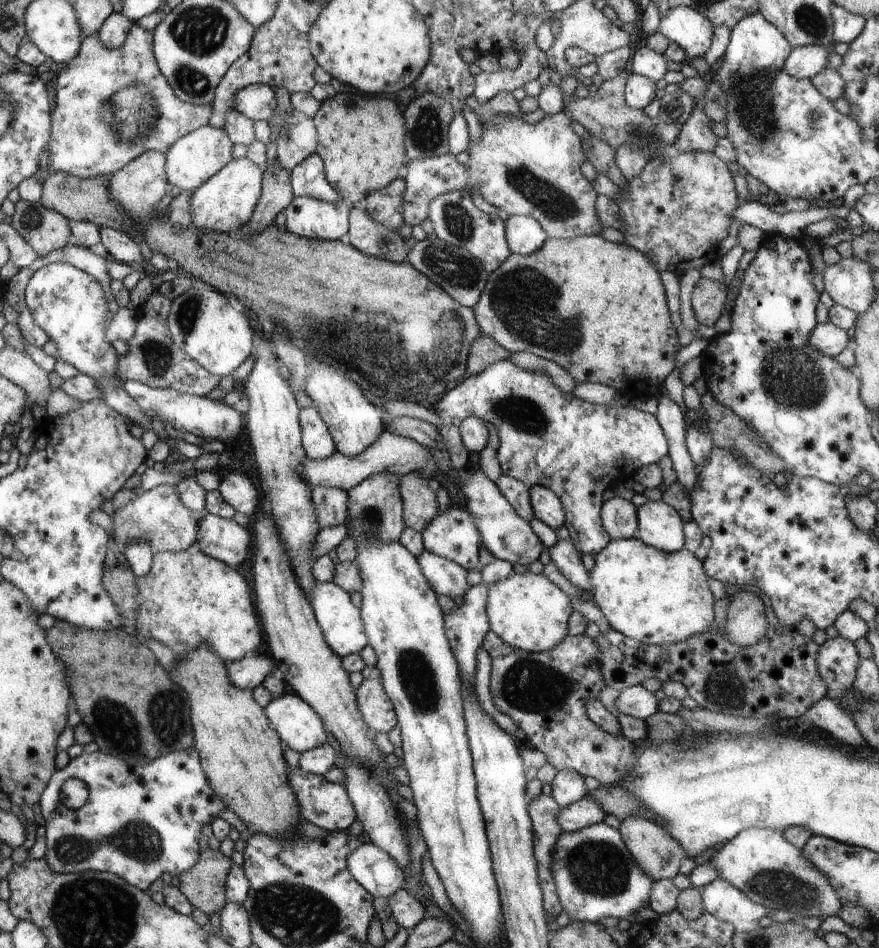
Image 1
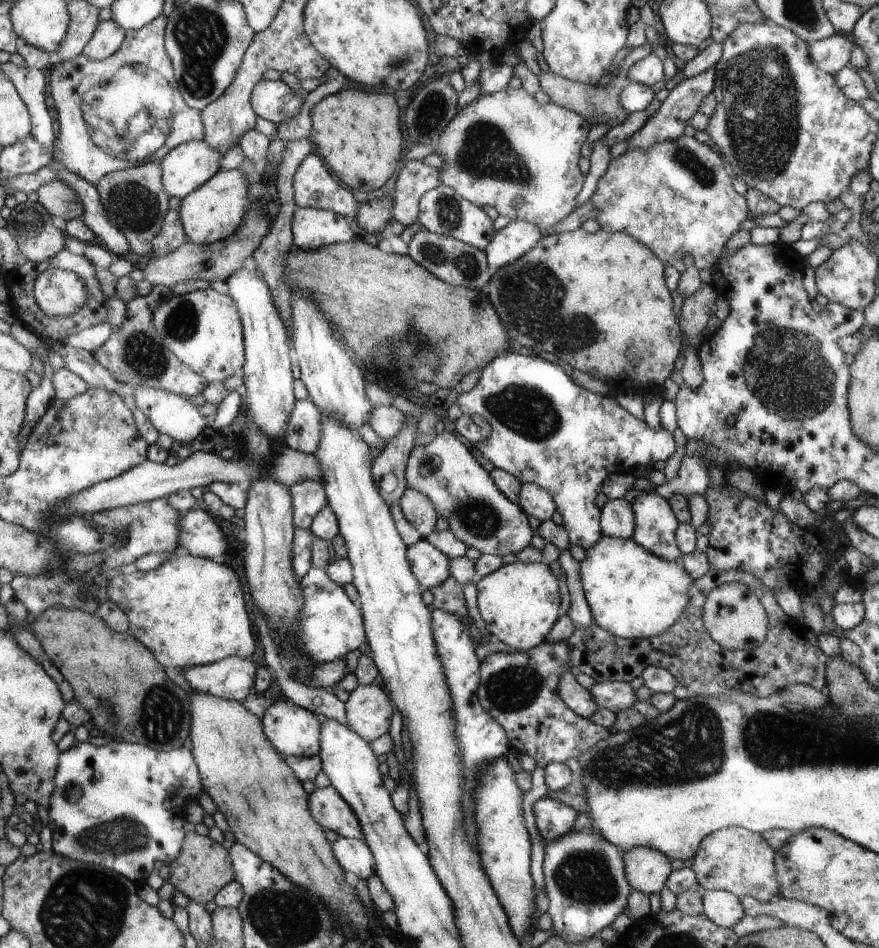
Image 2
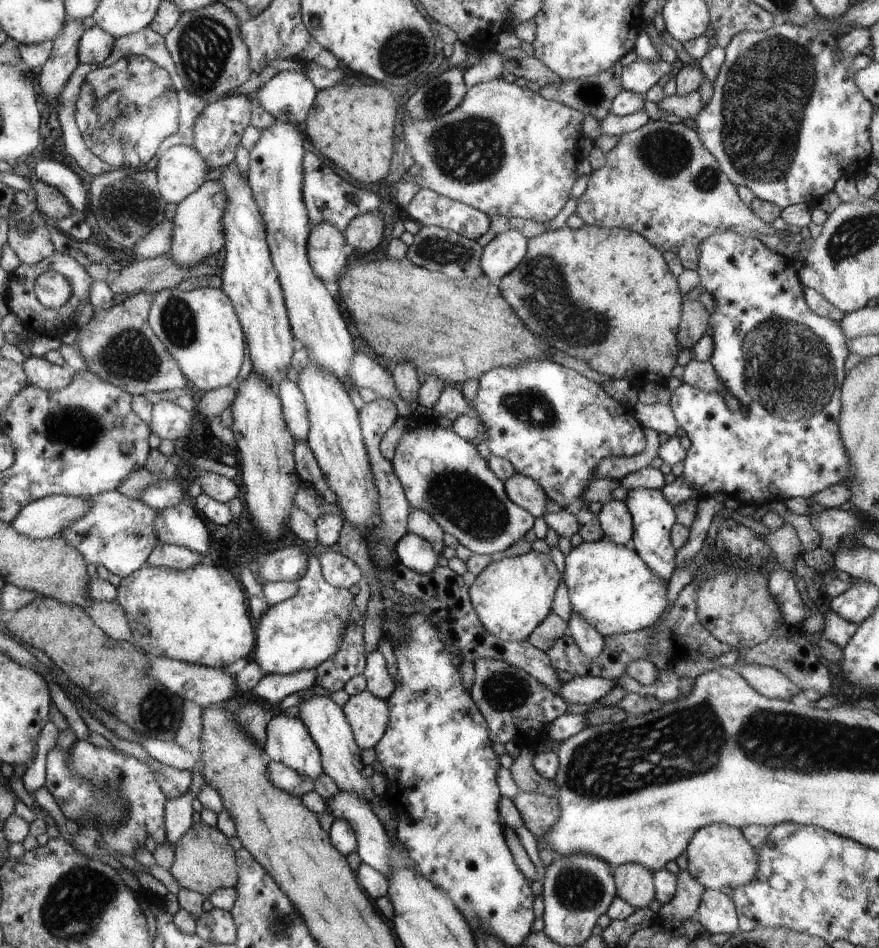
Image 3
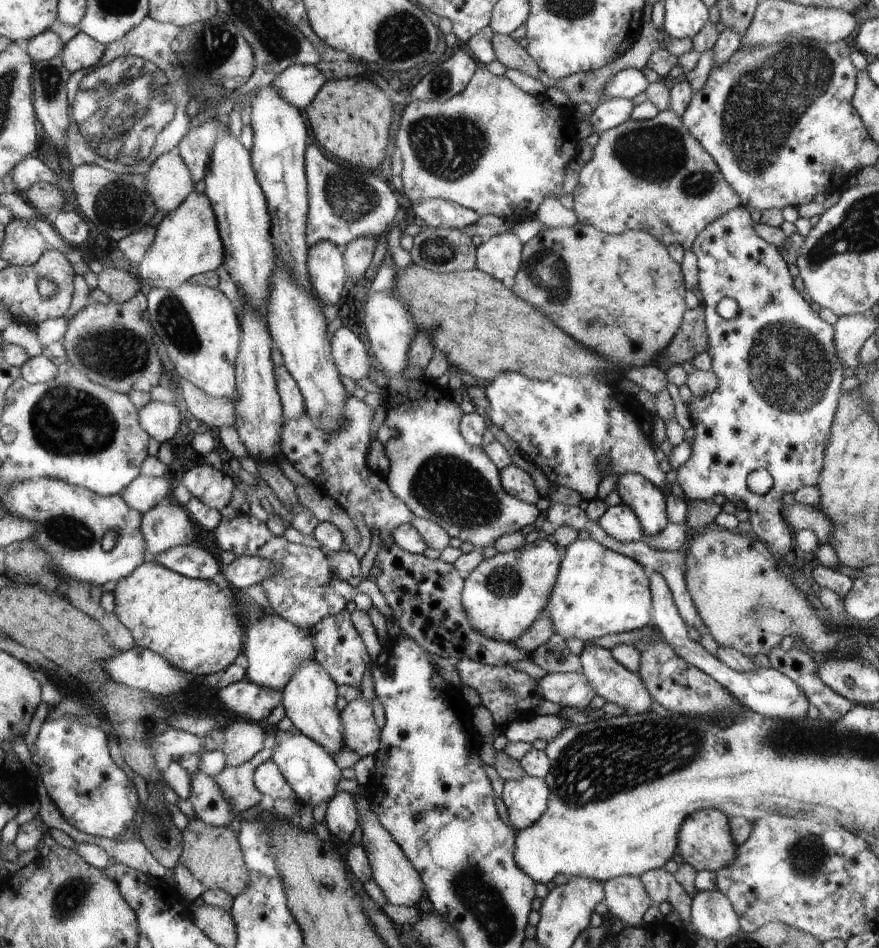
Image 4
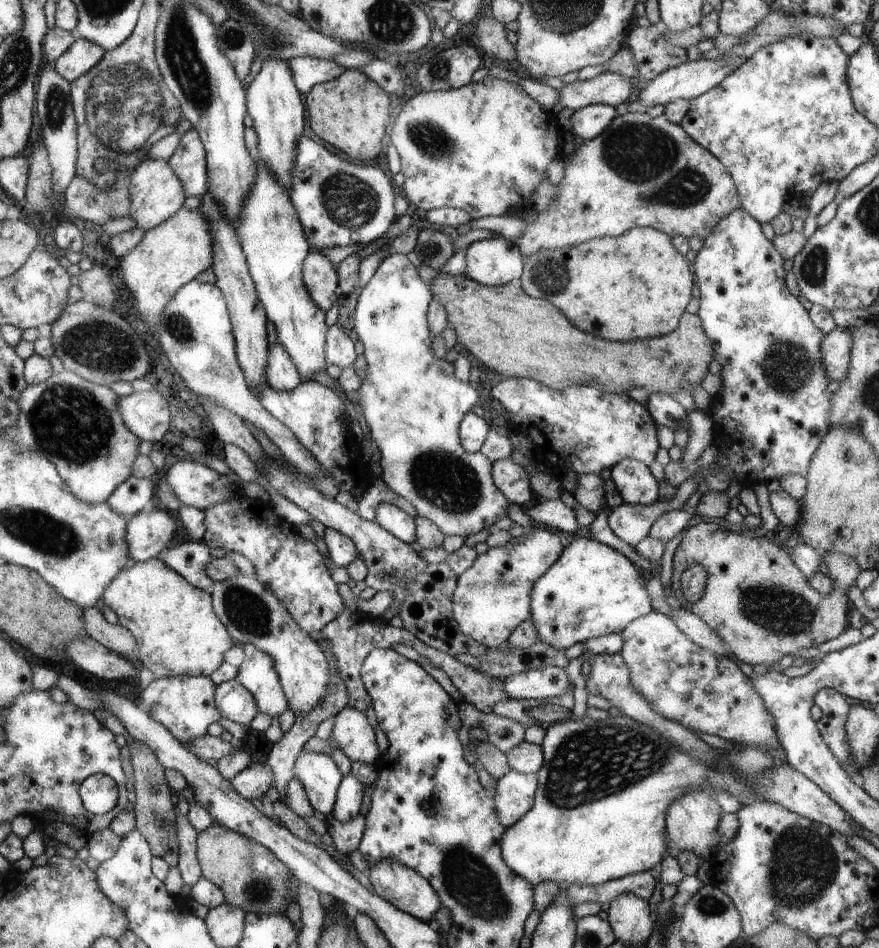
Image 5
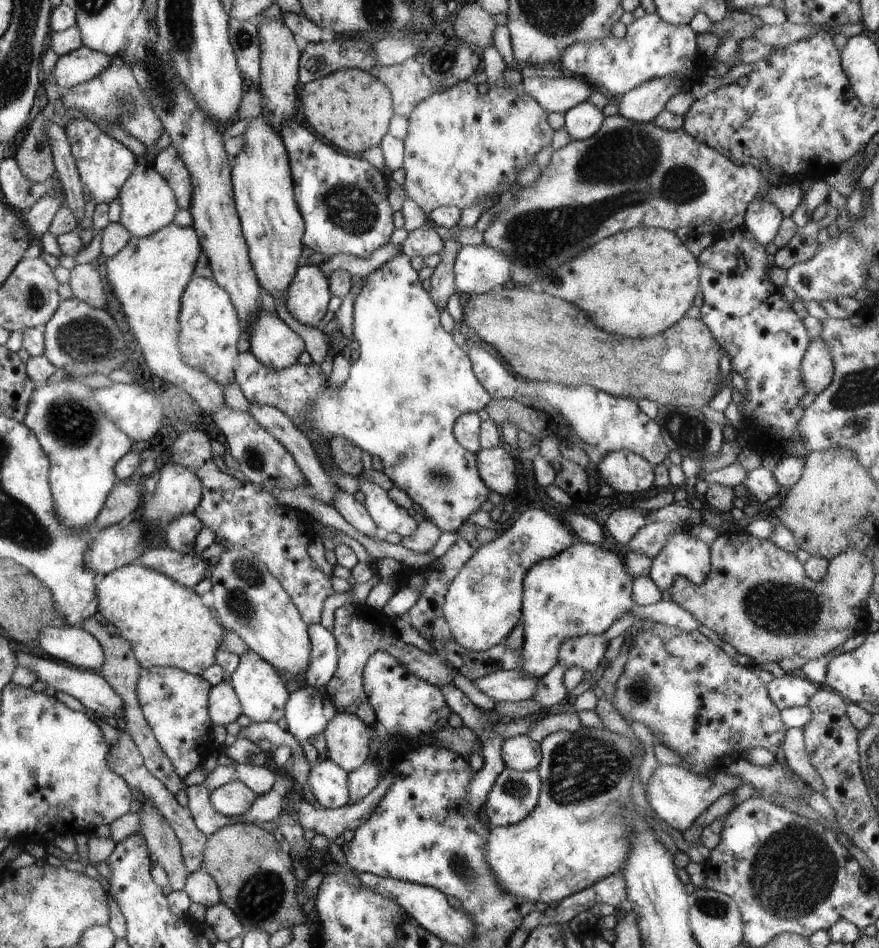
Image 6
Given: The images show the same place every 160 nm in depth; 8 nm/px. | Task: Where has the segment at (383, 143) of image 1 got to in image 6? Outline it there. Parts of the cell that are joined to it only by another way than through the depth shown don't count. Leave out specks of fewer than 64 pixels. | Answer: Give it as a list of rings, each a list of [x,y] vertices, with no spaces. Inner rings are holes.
[[[340,69],[328,76],[302,85],[300,108],[306,122],[324,140],[331,141],[336,148],[353,155],[361,155],[372,147],[378,147],[388,132],[392,112],[390,89],[363,69]]]

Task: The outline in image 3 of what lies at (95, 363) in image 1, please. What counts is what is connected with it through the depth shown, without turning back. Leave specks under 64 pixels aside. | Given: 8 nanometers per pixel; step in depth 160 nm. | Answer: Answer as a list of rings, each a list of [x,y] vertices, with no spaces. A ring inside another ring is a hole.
[[[46,271],[40,275],[35,283],[38,299],[49,309],[63,307],[74,294],[71,281],[58,271]]]

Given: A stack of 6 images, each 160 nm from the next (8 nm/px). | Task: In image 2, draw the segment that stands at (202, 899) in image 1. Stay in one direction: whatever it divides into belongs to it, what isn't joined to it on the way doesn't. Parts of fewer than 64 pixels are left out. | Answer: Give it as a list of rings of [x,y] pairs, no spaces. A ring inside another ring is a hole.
[[[196,831],[188,832],[183,841],[183,851],[176,862],[169,865],[170,882],[188,899],[199,904],[211,902],[228,884],[235,880],[234,862],[224,846],[211,840],[209,836],[200,836]]]

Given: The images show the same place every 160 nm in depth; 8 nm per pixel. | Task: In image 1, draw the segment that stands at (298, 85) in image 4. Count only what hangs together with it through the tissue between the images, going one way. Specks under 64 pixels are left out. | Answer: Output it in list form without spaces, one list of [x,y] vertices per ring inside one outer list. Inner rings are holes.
[[[256,82],[235,94],[234,109],[253,121],[267,120],[277,105],[275,88]]]

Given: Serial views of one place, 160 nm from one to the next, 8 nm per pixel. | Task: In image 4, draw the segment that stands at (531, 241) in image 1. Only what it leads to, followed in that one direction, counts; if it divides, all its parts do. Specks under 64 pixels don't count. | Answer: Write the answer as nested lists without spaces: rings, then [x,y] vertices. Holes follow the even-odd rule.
[[[512,231],[494,235],[477,246],[475,268],[511,288],[523,266],[523,243]]]

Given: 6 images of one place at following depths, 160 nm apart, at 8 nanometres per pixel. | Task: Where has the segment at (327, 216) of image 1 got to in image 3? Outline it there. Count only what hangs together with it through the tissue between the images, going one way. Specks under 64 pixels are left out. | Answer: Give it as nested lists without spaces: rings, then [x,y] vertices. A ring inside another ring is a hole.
[[[331,222],[311,225],[307,248],[311,267],[333,290],[351,255],[346,232]]]

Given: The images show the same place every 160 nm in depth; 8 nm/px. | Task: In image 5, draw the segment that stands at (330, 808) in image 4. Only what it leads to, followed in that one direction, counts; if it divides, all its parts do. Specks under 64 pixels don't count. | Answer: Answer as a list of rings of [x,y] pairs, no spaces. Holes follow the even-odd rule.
[[[349,774],[343,778],[342,786],[338,790],[338,802],[331,812],[332,819],[345,823],[355,819],[360,812],[362,806],[362,796],[364,796],[365,785]]]

